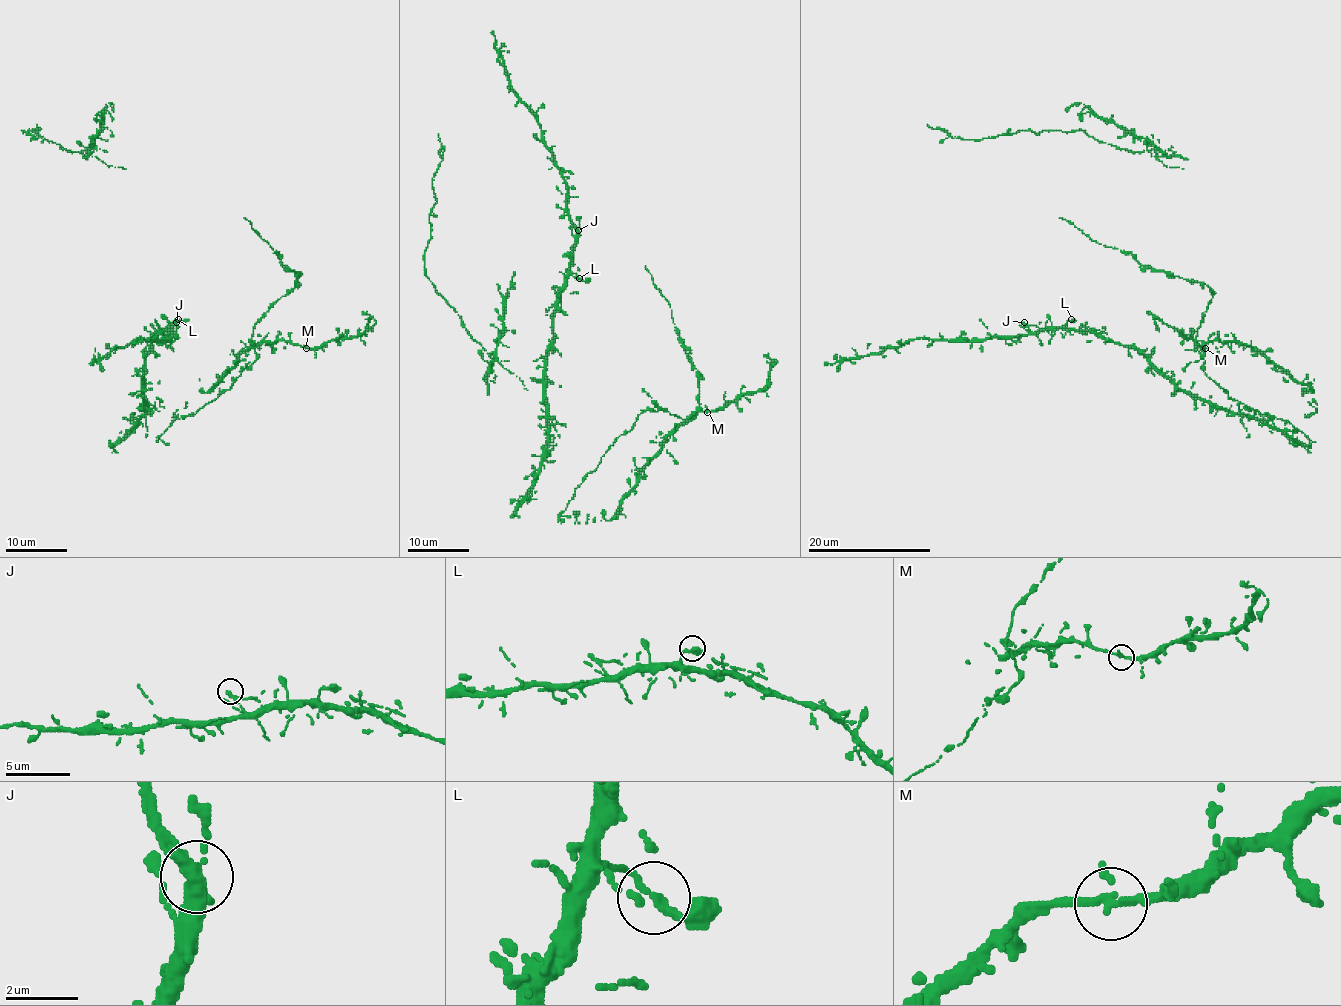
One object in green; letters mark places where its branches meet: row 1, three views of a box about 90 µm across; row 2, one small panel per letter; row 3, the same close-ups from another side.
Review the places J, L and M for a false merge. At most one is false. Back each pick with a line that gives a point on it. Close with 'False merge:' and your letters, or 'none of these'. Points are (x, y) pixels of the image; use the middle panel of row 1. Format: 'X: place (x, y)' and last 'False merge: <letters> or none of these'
False merge: none of these

